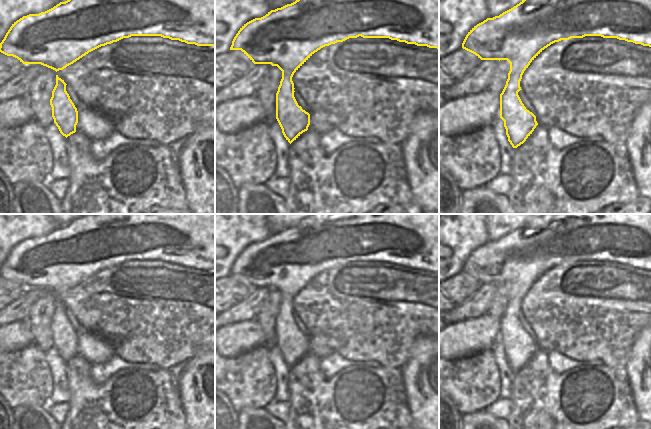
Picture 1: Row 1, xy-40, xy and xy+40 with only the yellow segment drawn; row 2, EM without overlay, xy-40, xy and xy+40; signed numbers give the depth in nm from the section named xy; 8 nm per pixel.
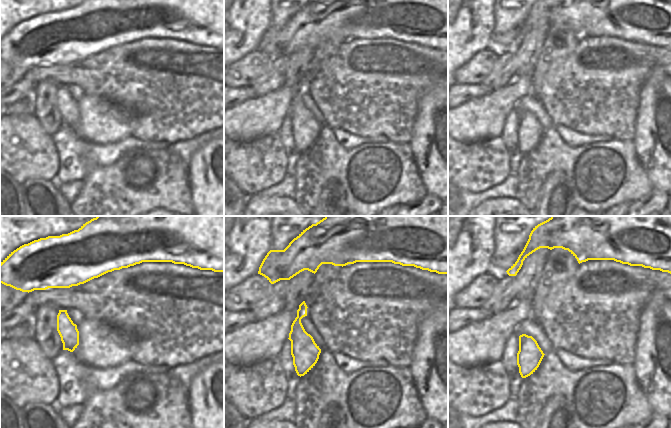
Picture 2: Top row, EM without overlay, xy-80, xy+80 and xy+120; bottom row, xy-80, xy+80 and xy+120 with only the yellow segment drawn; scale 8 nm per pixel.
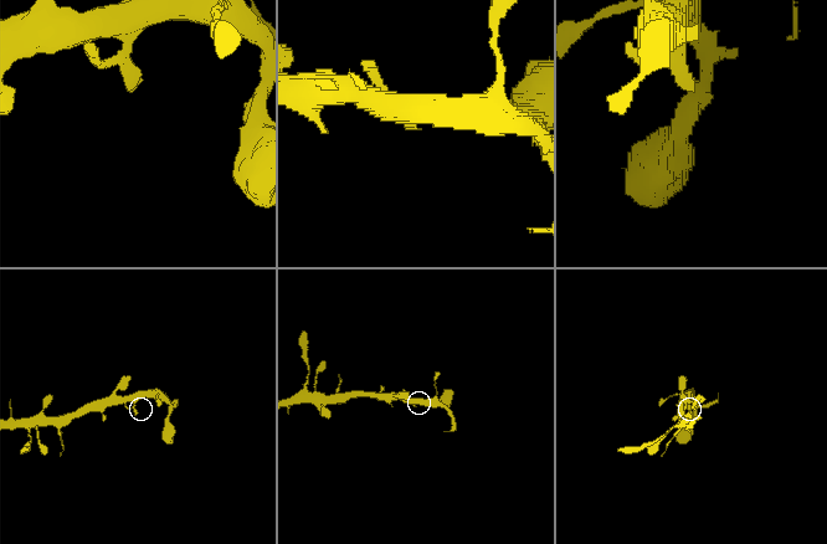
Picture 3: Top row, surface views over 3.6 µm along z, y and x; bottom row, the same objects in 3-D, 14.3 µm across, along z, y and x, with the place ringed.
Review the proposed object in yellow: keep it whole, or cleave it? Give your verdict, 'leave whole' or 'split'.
leave whole

